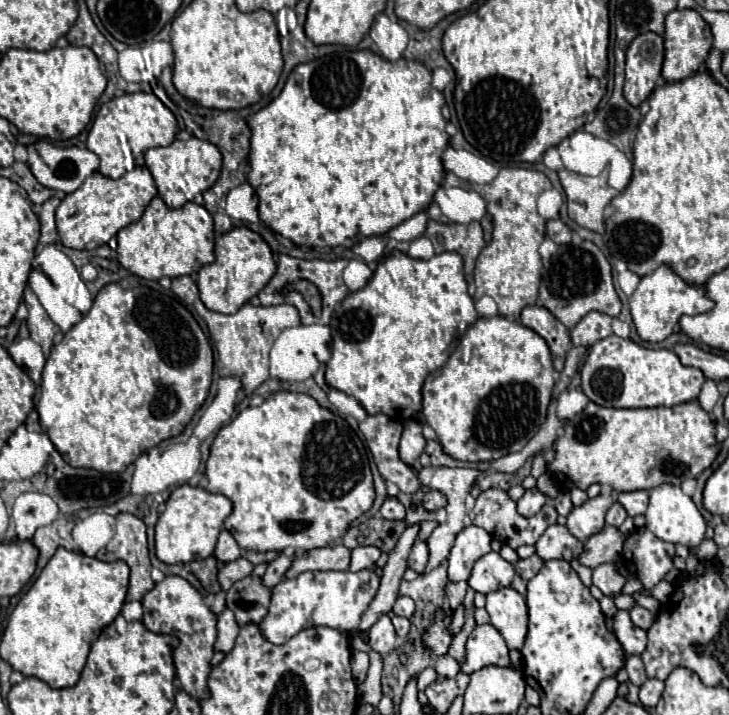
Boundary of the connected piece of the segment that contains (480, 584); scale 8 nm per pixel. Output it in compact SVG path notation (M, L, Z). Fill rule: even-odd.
M490 552L474 564L468 584L474 592L490 594L498 588L510 586L512 578L514 578L514 566L506 562L498 552Z

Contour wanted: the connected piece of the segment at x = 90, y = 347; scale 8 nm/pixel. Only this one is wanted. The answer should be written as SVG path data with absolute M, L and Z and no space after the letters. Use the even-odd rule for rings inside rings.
M106 284L98 296L94 298L94 304L90 308L90 312L86 314L86 318L82 318L82 322L74 324L62 338L60 344L56 344L52 348L52 354L46 360L44 372L42 372L42 384L40 384L40 402L38 402L38 422L42 426L42 430L48 434L48 438L54 442L56 450L62 454L64 462L74 466L74 468L92 468L104 474L110 472L124 472L126 466L130 466L142 452L158 446L162 440L174 438L178 434L184 432L186 424L192 420L192 416L198 412L198 408L204 404L208 390L210 390L210 382L212 382L212 348L210 342L206 338L206 334L202 332L202 328L198 326L198 322L194 320L194 316L188 312L188 308L174 296L166 294L166 292L158 292L152 288L134 288L134 290L126 290L120 284Z

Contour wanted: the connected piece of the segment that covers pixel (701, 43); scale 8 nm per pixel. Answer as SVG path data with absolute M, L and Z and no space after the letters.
M674 10L666 16L666 34L664 34L664 66L662 78L666 82L680 82L694 74L708 58L712 48L712 32L710 26L702 20L696 10Z

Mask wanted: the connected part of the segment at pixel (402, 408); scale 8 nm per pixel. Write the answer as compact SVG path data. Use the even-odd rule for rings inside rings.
M402 252L386 254L380 258L372 280L362 290L350 292L332 316L330 330L334 348L326 364L326 382L354 396L368 414L386 414L398 422L418 418L422 414L422 384L426 376L448 362L458 338L476 320L478 312L468 294L462 258L458 254L442 252L432 260L414 260Z

